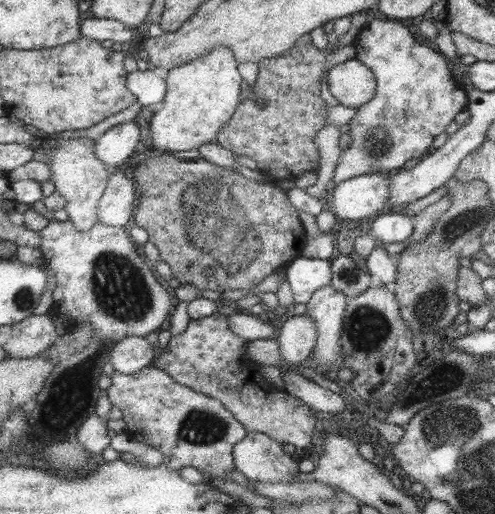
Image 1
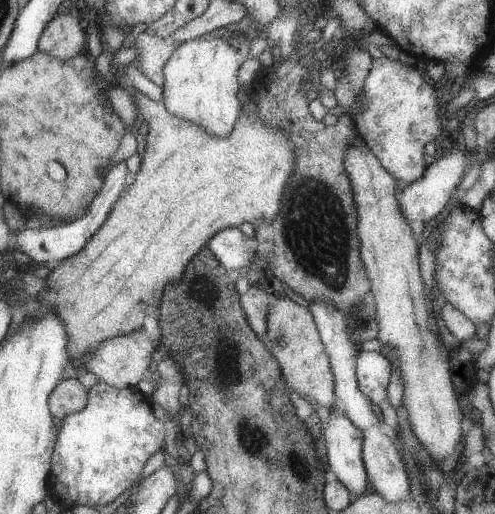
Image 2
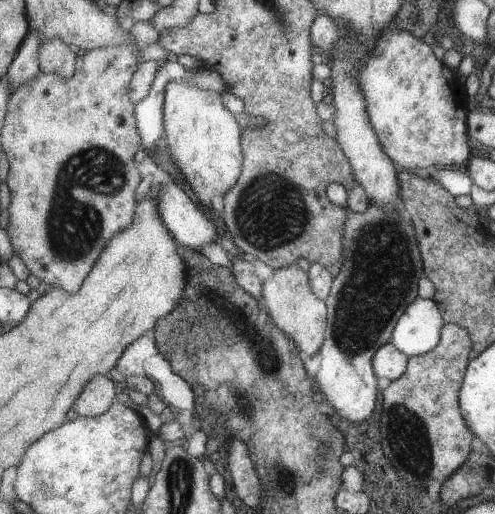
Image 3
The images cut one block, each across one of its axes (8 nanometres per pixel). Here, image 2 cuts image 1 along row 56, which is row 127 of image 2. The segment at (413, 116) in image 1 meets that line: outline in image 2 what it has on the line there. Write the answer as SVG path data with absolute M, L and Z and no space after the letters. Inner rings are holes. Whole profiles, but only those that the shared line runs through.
M375 56L374 66L362 85L359 105L355 106L350 119L368 150L394 180L413 183L426 173L423 146L443 133L437 118L439 98L437 90L433 90L411 65Z

